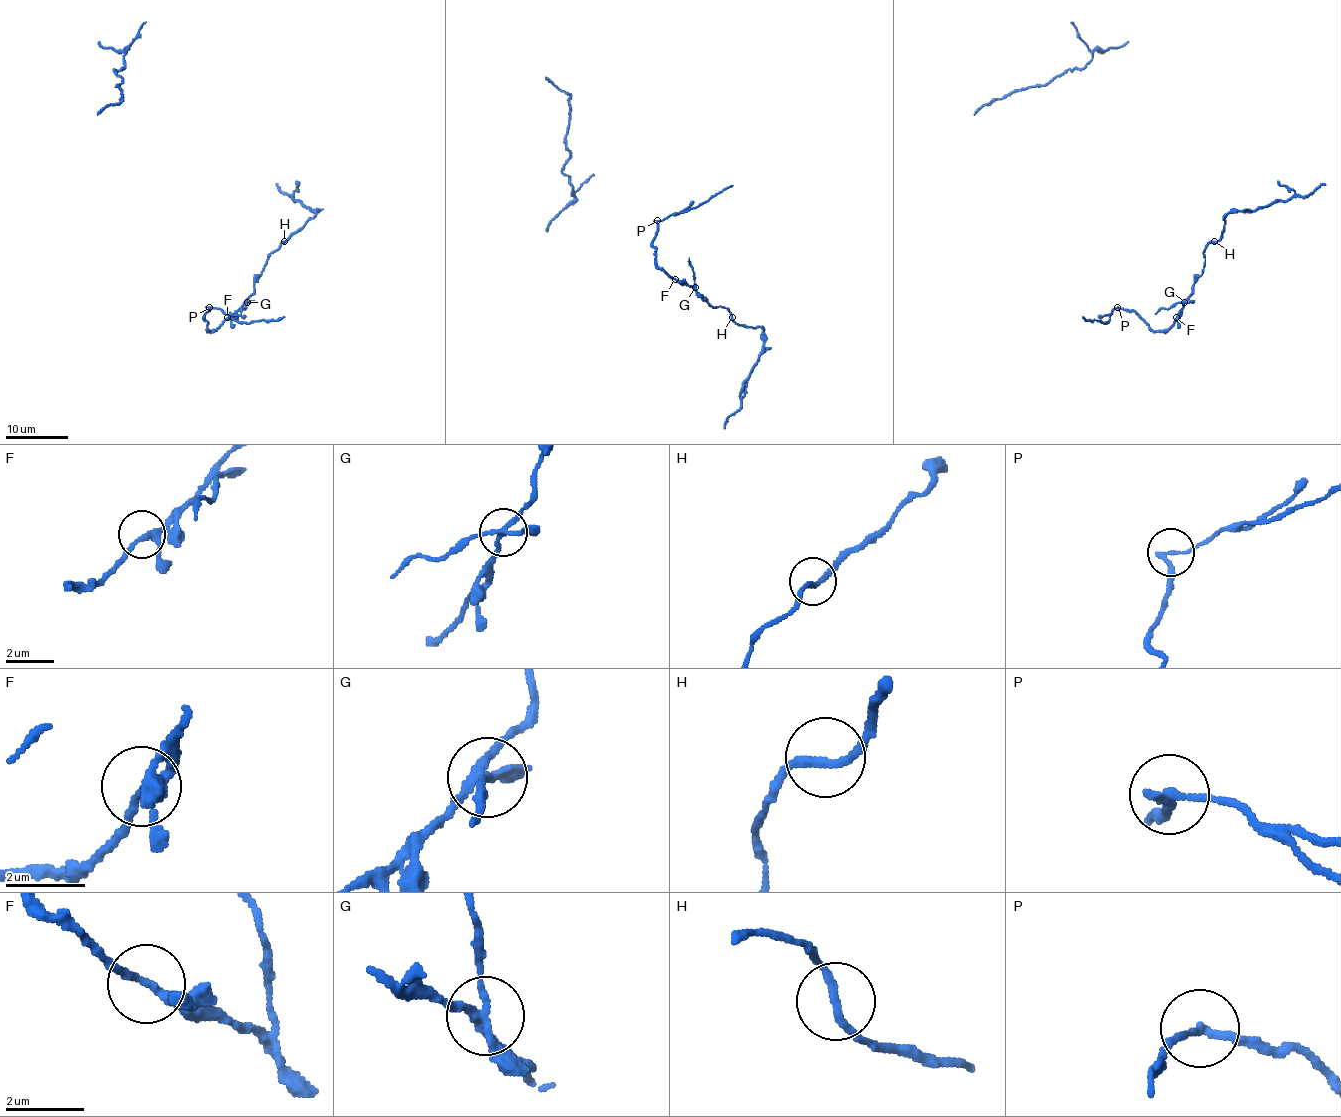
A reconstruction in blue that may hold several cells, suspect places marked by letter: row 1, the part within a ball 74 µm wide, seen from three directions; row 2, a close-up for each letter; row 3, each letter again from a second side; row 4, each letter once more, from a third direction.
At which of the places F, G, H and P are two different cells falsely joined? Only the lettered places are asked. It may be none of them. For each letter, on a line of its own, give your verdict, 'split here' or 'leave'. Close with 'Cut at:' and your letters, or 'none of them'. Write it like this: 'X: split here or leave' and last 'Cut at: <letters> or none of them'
F: leave
G: split here
H: leave
P: split here
Cut at: G, P

